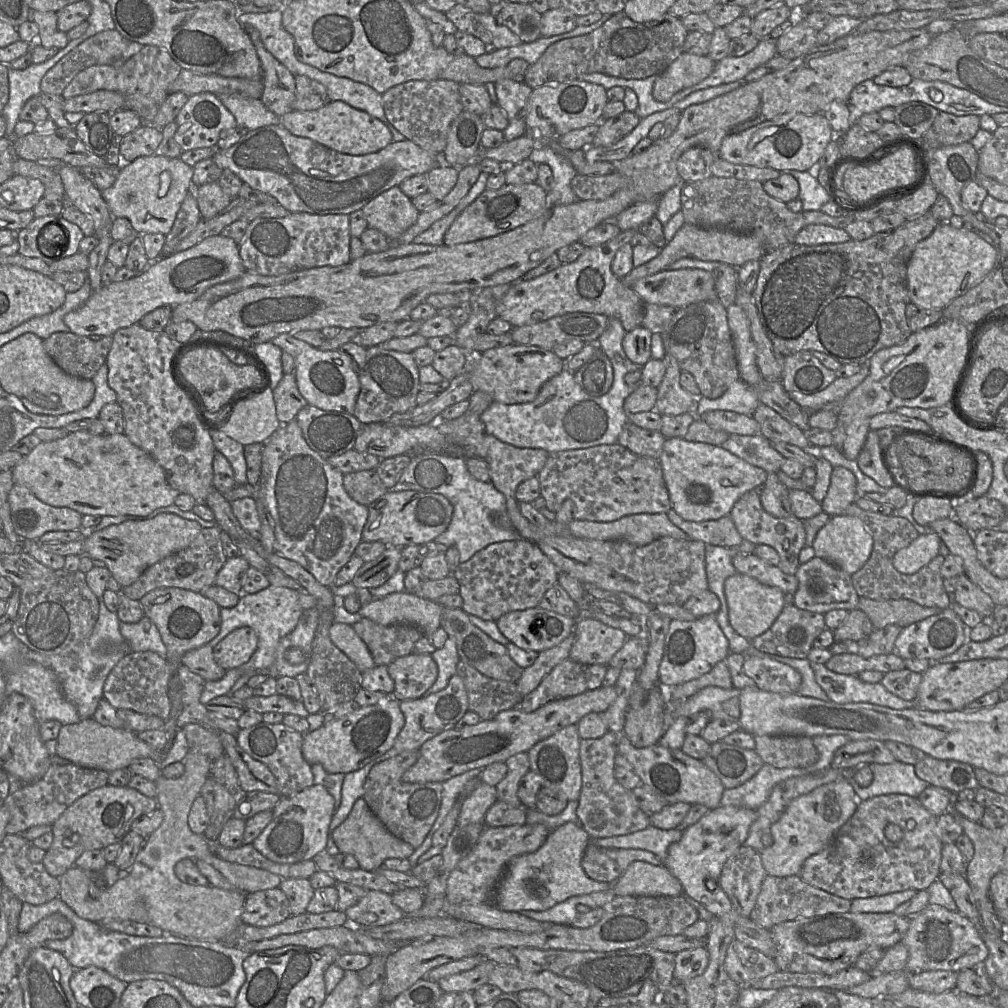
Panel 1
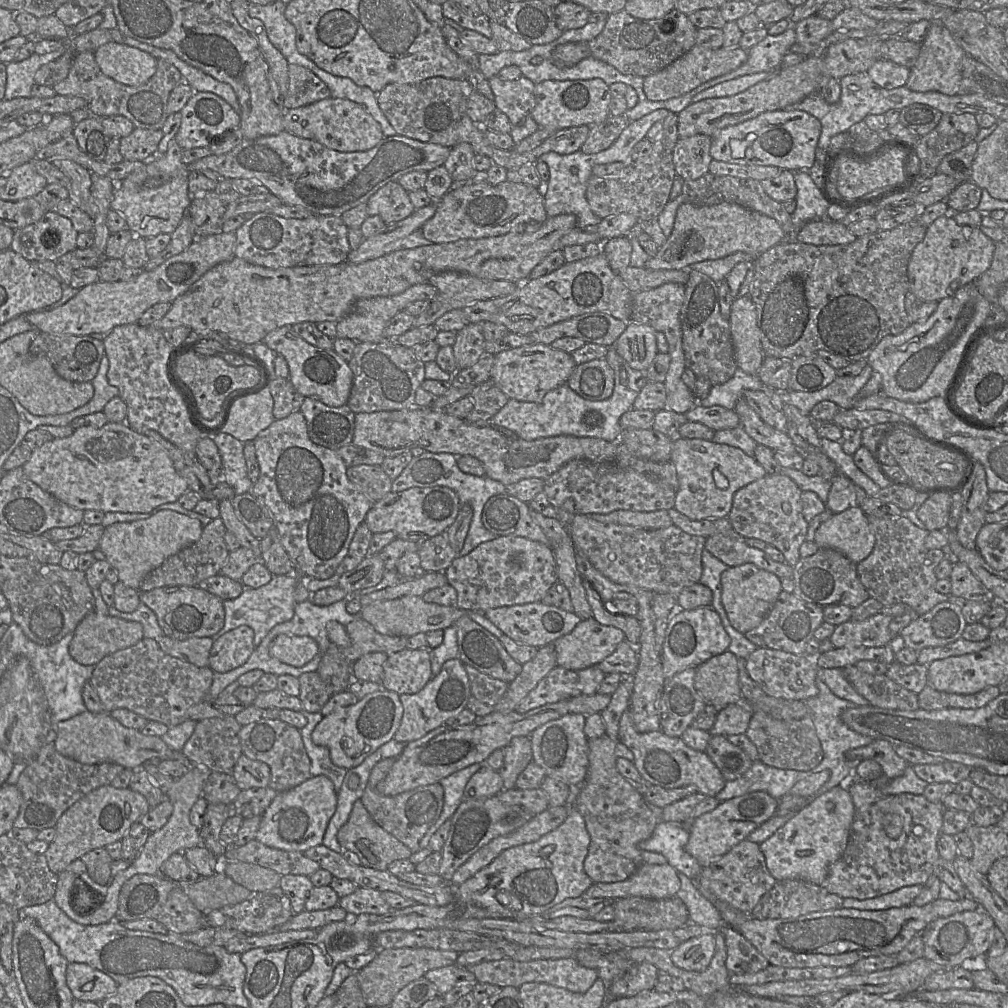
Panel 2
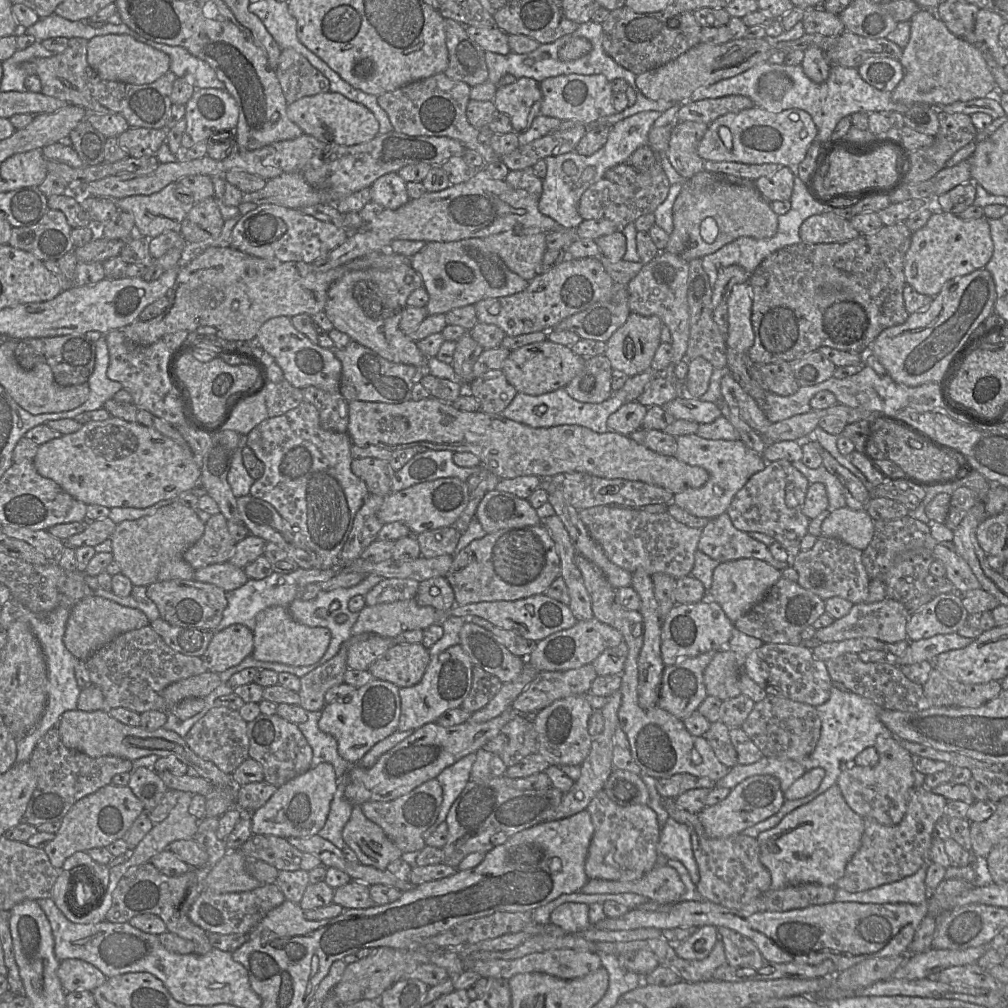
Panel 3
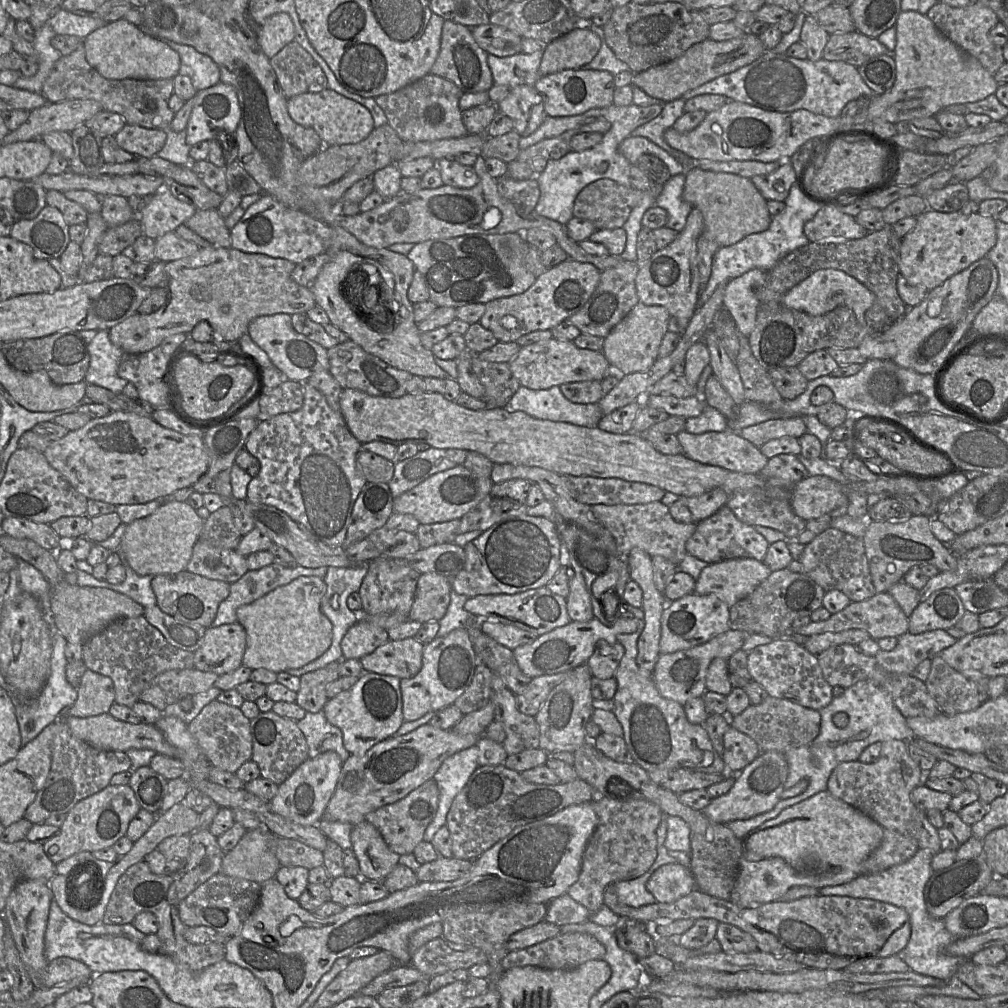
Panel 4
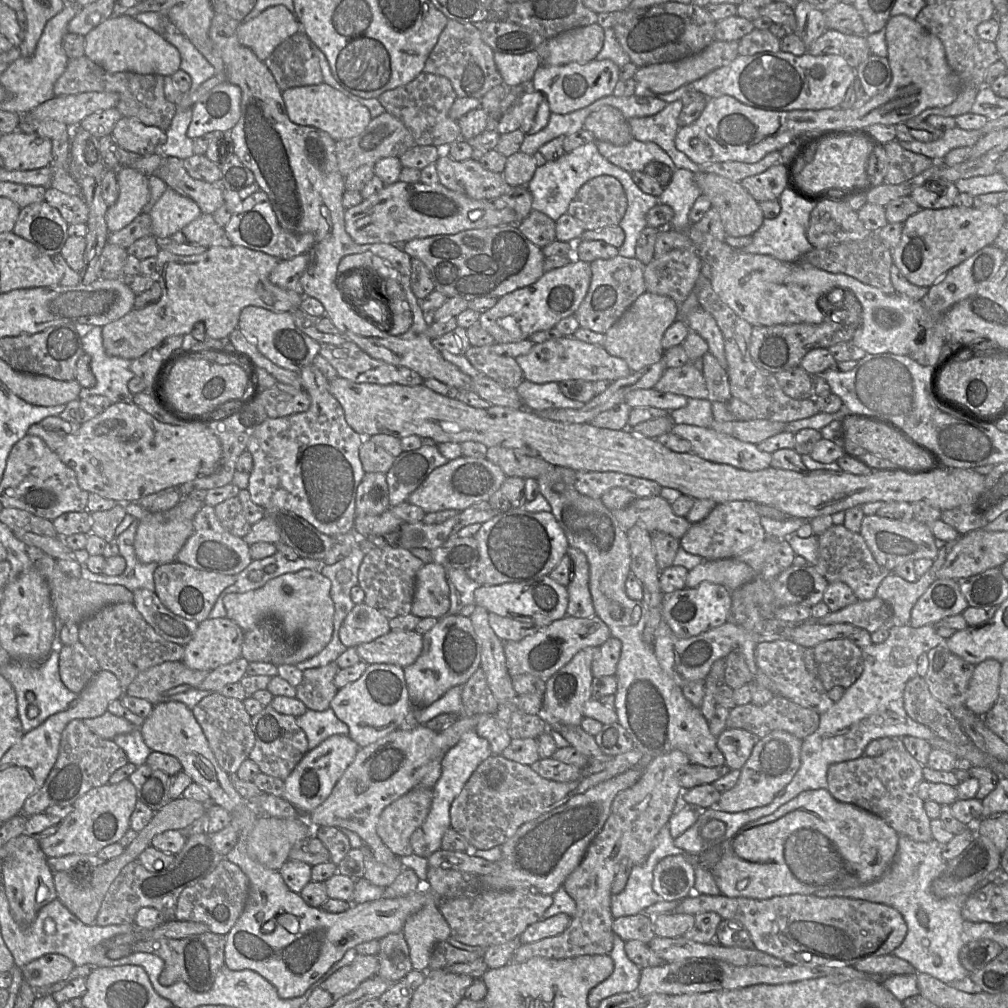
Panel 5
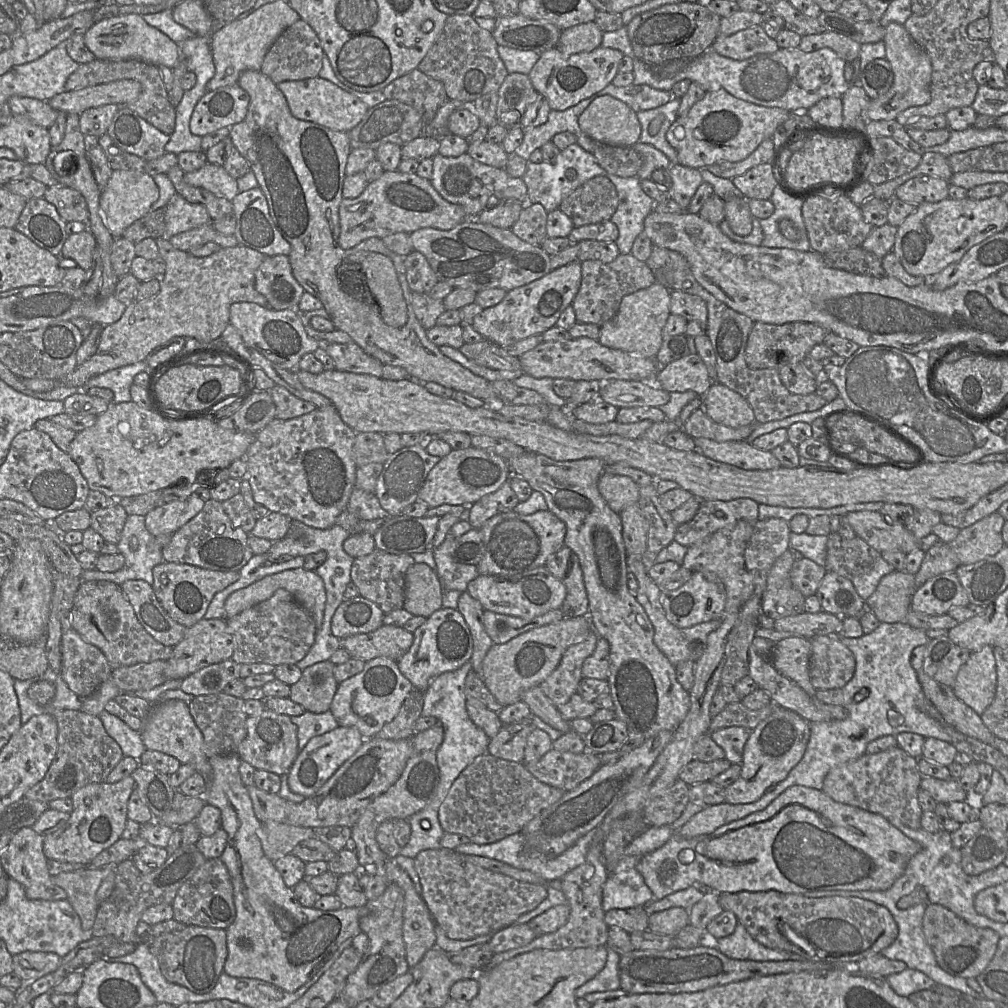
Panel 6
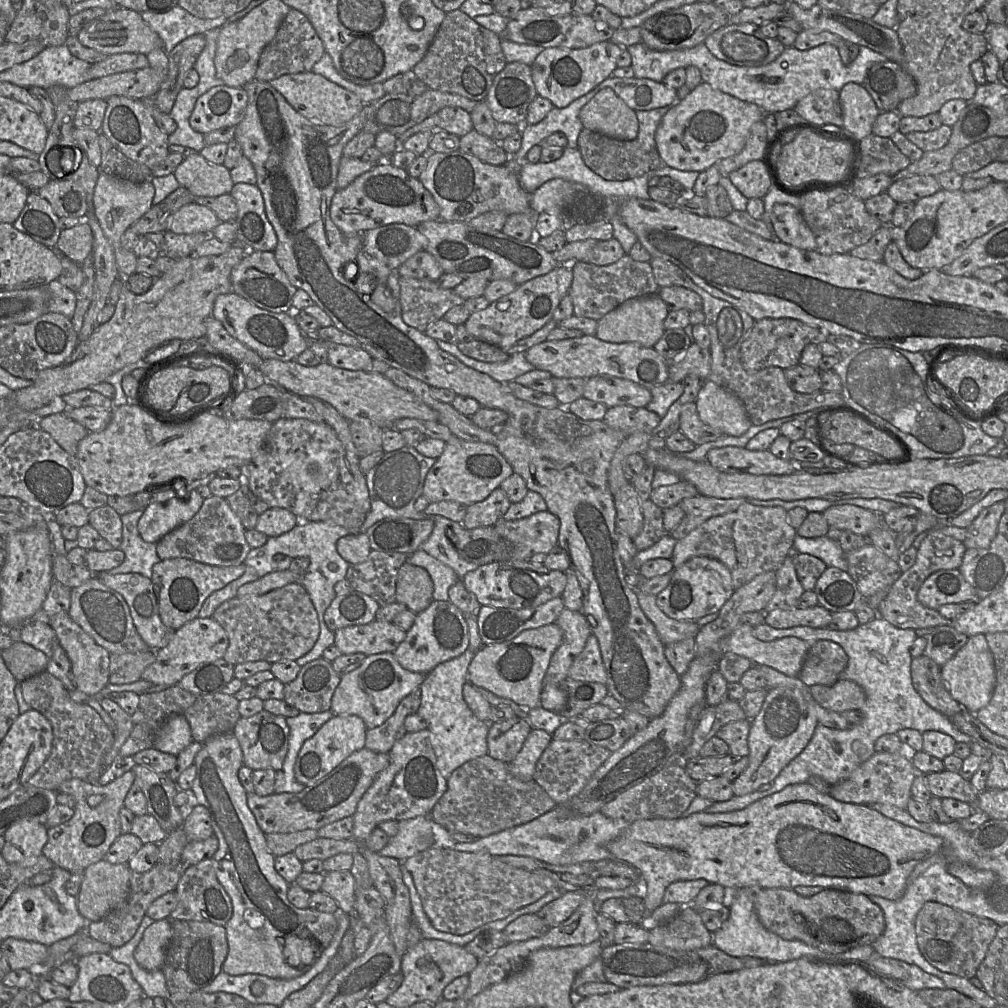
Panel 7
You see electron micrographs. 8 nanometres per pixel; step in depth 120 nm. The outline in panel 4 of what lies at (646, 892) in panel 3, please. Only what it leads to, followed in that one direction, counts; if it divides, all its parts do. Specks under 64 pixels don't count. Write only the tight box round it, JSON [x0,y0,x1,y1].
[646,863,696,903]

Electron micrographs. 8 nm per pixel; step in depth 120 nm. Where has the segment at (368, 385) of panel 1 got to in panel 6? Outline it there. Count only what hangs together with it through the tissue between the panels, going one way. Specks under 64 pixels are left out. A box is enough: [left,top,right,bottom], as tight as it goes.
[319,340,383,378]

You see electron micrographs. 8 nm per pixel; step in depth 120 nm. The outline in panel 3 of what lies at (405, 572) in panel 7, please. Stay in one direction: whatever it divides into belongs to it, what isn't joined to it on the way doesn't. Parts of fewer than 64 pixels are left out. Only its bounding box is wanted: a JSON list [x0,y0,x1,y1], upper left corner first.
[415,577,456,612]

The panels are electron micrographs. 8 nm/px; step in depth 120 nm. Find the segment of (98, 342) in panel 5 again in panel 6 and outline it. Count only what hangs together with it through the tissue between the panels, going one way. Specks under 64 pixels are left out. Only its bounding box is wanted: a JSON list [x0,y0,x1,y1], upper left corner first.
[82,361,147,403]

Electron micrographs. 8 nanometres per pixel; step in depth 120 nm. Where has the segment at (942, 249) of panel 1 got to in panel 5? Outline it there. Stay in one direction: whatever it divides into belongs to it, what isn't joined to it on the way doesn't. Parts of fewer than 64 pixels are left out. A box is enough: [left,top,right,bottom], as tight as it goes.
[892,205,1006,287]

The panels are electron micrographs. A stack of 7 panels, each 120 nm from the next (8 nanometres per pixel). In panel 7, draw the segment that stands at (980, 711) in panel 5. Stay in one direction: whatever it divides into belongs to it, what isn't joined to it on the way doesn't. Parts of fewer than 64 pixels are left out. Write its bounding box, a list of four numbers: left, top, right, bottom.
[941,634,995,713]

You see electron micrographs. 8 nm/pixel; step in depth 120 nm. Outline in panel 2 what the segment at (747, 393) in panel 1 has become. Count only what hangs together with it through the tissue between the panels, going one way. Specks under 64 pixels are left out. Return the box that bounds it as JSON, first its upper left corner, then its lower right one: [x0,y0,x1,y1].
[698,368,765,410]

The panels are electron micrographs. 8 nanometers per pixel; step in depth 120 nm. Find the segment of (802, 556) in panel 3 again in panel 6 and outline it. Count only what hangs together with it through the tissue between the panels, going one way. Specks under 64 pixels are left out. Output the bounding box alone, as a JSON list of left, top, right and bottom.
[825,532,895,601]

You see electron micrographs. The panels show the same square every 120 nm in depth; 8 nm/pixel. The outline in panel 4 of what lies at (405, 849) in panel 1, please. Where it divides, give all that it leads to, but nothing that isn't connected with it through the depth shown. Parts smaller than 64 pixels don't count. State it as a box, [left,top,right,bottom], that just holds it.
[350,821,400,881]

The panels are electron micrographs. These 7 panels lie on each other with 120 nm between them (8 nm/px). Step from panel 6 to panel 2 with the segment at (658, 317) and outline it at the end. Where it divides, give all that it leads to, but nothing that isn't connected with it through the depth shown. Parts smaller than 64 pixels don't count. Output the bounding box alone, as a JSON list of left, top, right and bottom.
[614,321,658,372]

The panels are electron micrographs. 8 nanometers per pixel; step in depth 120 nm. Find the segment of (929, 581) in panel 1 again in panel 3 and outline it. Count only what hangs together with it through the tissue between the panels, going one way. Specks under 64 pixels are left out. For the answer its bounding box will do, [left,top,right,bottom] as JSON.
[862,516,938,604]

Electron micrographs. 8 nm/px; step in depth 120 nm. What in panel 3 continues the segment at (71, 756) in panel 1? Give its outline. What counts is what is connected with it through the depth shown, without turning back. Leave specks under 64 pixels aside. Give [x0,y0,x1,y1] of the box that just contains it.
[57,710,234,786]

